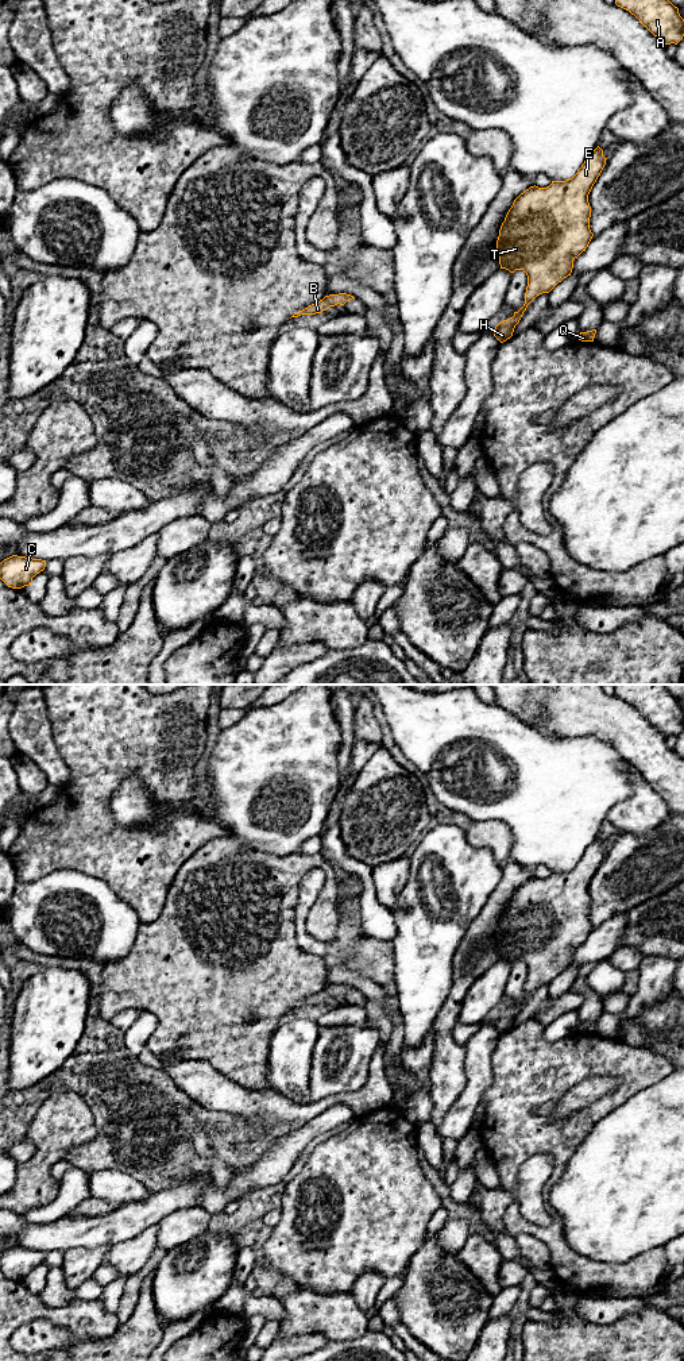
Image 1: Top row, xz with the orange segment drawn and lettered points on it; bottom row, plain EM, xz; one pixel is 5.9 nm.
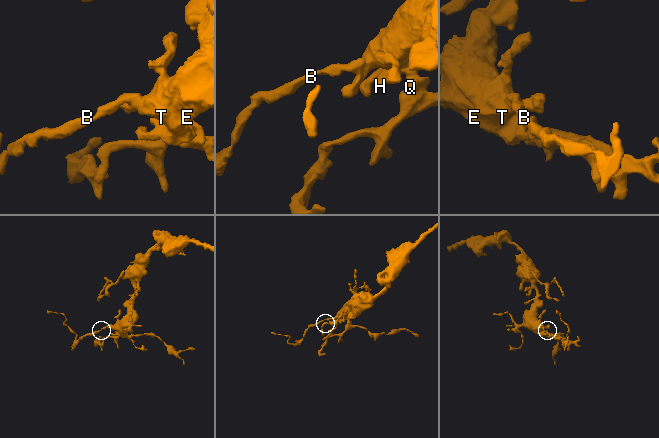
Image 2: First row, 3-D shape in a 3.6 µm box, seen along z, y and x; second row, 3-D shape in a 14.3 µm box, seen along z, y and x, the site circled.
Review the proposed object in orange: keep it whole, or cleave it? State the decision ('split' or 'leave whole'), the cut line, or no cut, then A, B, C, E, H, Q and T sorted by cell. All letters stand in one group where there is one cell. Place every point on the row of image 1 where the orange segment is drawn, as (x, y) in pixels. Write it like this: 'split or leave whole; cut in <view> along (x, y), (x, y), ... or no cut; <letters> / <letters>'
leave whole; no cut; A B C E H Q T

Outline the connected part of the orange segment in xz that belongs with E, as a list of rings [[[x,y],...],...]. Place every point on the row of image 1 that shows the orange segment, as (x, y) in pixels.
[[[598,146],[572,178],[552,181],[546,188],[530,186],[514,200],[501,225],[496,252],[501,269],[526,273],[528,286],[523,306],[495,327],[501,343],[513,336],[537,296],[571,275],[573,261],[588,247],[594,236],[588,194],[606,159]]]

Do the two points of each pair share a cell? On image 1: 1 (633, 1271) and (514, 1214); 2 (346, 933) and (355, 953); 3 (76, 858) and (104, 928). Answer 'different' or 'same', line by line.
1: same
2: same
3: different

